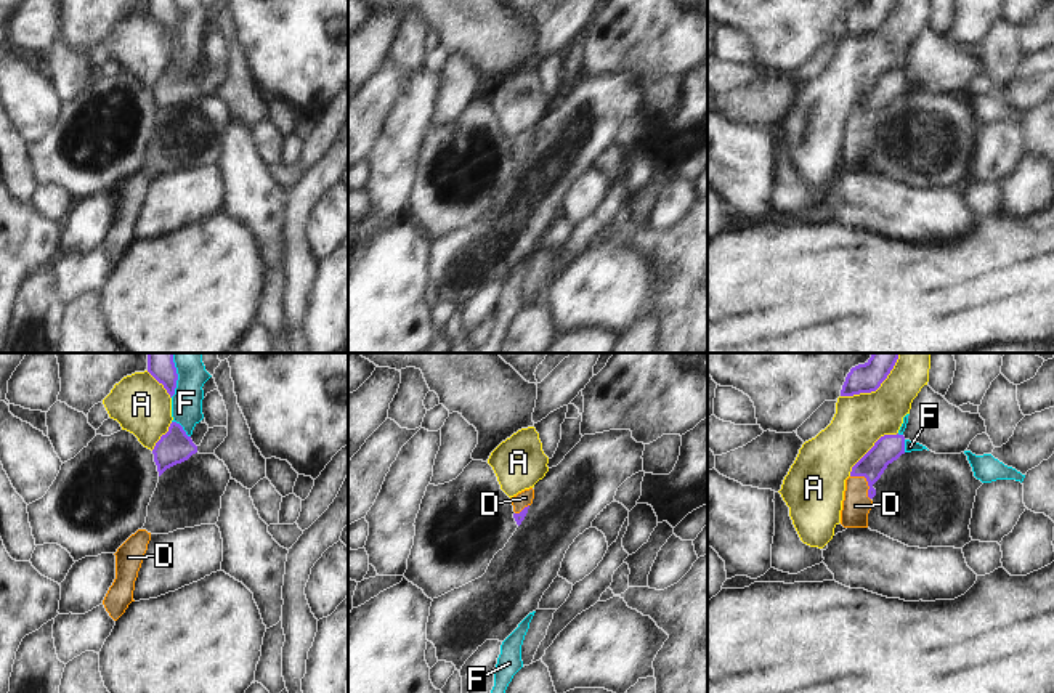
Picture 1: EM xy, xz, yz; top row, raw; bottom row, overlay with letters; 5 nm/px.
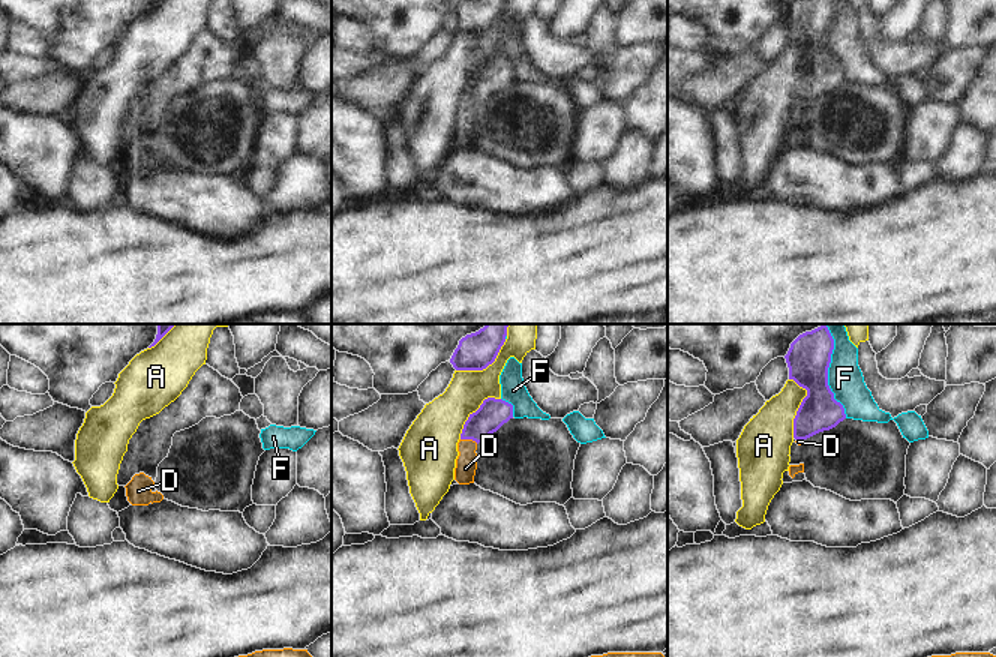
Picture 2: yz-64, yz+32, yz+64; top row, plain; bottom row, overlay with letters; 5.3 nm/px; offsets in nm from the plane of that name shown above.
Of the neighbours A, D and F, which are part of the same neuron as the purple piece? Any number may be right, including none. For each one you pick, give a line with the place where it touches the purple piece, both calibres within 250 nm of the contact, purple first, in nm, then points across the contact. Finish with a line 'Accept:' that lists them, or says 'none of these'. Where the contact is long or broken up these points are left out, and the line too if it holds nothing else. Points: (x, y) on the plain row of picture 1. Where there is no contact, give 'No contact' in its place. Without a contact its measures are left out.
D: Touches purple at yz (867, 121). Thickness 140 nm (purple) against 140 nm. Path across: yz (887, 89), (868, 109), (867, 121), (859, 129), (855, 146)
Accept: D

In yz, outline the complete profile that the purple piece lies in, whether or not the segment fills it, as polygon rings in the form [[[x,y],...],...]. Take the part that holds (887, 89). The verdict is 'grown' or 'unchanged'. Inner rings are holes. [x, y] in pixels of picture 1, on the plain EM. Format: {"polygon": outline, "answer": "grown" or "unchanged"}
{"polygon": [[[884,75],[874,87],[852,107],[845,120],[845,132],[841,151],[841,165],[844,168],[868,168],[868,154],[871,151],[876,130],[873,125],[881,119],[889,104],[905,95],[903,75]]], "answer": "grown"}

